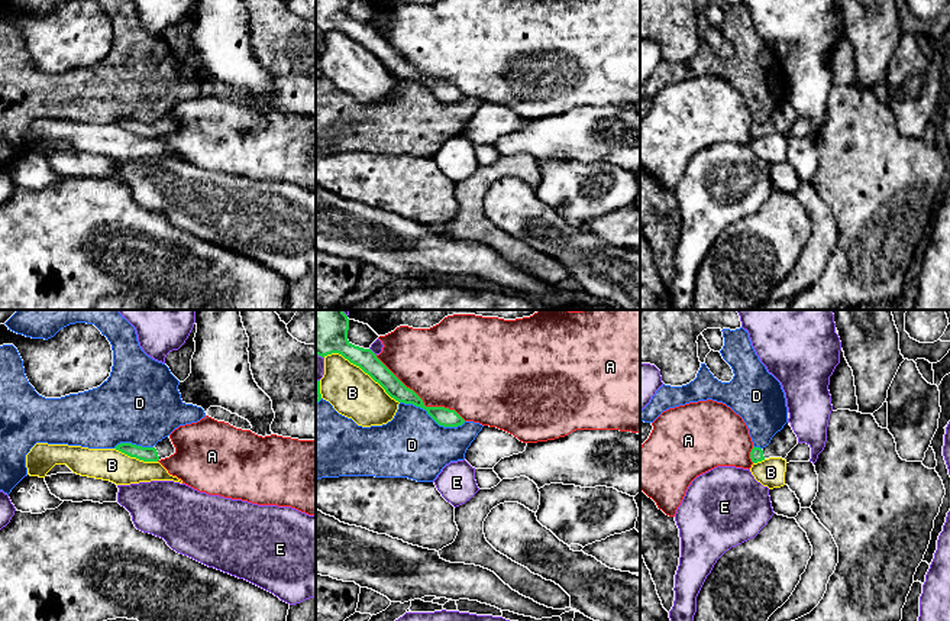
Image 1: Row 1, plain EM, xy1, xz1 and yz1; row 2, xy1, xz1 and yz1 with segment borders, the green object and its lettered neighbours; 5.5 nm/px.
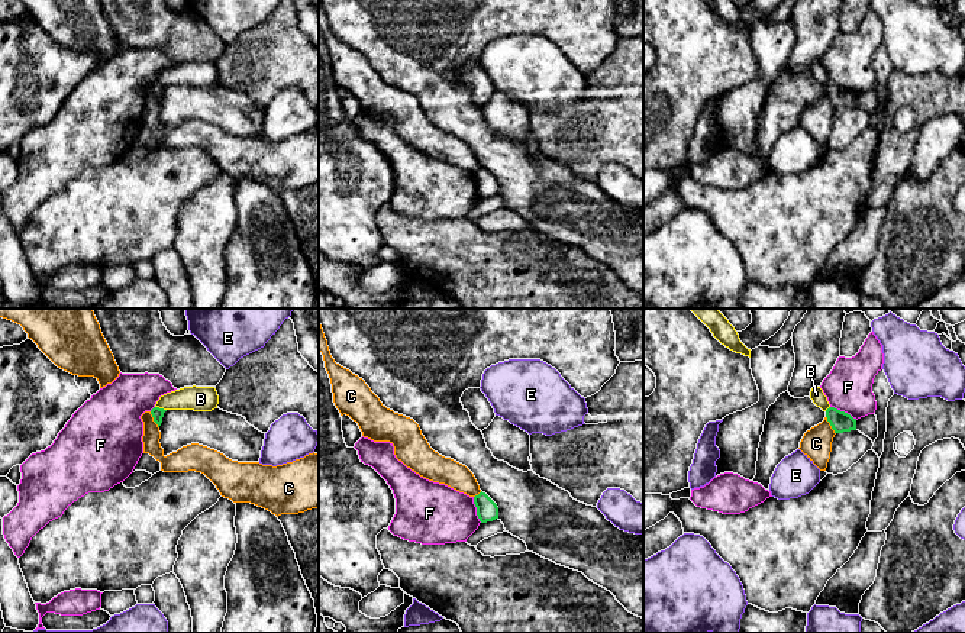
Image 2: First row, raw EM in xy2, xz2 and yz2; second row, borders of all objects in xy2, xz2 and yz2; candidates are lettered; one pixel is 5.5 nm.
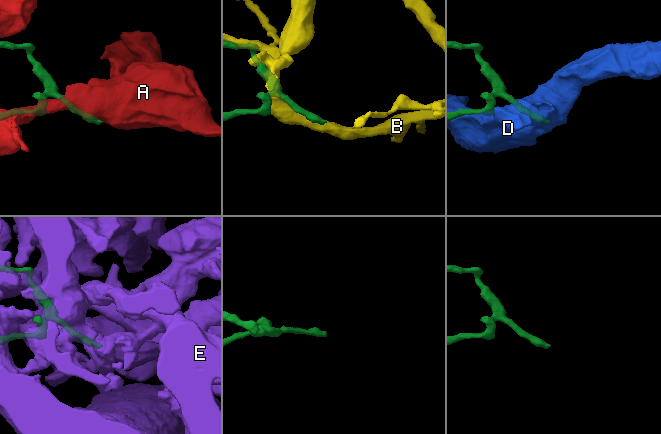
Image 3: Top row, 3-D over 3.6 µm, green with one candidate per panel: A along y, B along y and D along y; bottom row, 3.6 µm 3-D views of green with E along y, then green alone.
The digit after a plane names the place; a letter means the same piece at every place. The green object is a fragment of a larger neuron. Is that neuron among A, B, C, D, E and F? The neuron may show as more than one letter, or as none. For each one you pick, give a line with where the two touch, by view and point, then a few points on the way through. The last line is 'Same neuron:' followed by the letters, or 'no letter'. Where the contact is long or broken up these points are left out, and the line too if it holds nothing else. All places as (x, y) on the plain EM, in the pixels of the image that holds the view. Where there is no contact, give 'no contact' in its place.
Same neuron: no letter

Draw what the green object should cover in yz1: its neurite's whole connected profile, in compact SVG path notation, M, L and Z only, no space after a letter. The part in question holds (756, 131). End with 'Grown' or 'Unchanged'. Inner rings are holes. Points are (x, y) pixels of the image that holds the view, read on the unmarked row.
M786 98L783 104L772 113L770 119L766 123L760 124L753 122L750 135L753 139L762 138L769 133L785 135L796 120L798 113L789 98Z. Grown

